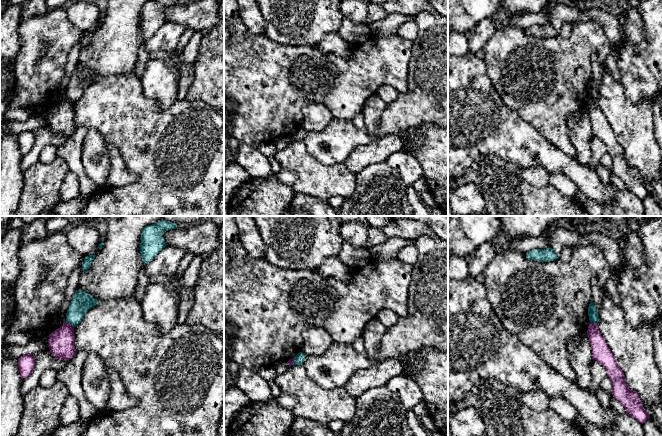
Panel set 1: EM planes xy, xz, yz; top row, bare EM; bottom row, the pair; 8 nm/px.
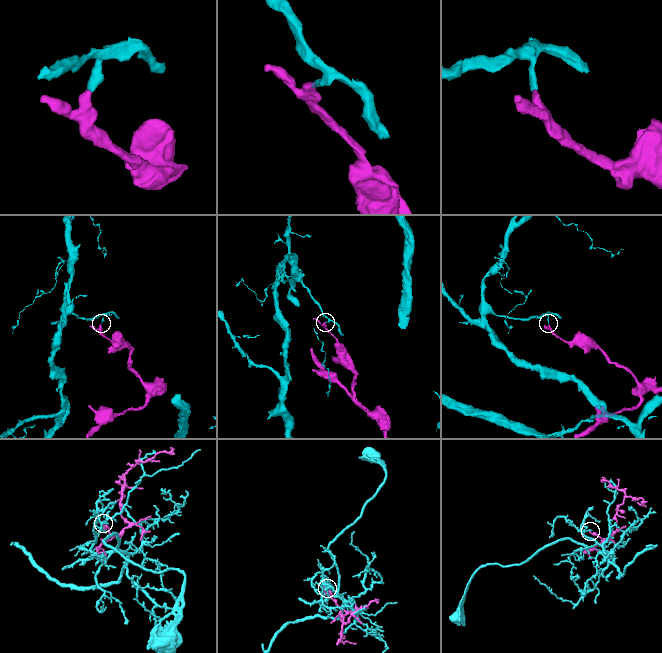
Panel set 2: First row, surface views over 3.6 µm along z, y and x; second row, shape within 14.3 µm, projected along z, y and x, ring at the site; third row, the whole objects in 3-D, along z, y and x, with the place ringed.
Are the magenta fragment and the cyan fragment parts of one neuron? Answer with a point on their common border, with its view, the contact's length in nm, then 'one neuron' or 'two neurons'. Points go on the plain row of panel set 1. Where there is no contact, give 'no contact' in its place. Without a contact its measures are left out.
xy (70, 100) | 80 nm | two neurons

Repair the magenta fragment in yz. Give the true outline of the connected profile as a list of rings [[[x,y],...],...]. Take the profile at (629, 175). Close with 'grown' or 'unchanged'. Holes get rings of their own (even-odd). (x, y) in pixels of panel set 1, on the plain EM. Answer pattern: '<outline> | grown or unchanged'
[[[589,100],[587,111],[593,136],[598,137],[606,145],[607,153],[611,155],[613,173],[626,185],[626,191],[632,192],[643,200],[650,192],[642,182],[638,169],[627,163],[624,148],[617,141],[615,133],[601,111],[597,100]]] | unchanged

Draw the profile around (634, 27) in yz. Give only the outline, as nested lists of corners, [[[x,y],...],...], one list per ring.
[[[629,7],[626,10],[624,32],[628,45],[638,45],[644,37],[644,23],[638,7]]]

